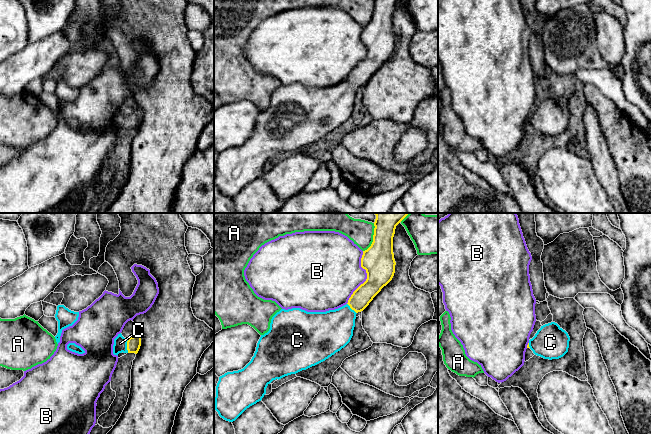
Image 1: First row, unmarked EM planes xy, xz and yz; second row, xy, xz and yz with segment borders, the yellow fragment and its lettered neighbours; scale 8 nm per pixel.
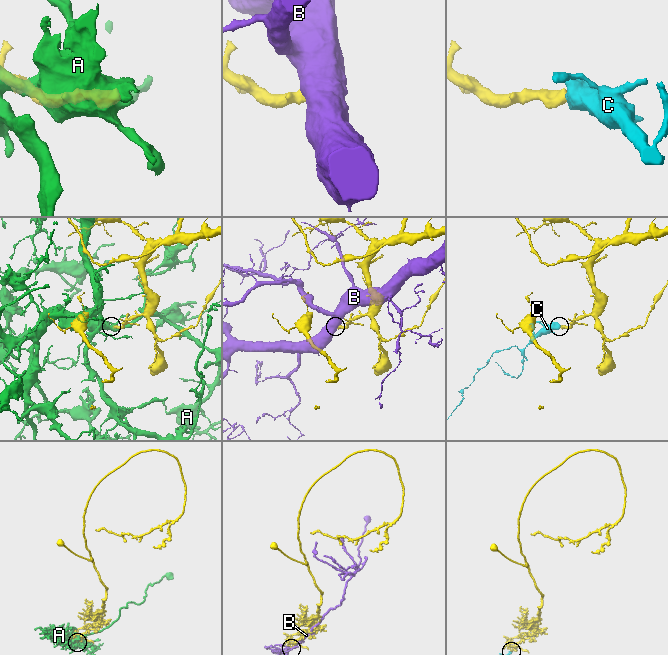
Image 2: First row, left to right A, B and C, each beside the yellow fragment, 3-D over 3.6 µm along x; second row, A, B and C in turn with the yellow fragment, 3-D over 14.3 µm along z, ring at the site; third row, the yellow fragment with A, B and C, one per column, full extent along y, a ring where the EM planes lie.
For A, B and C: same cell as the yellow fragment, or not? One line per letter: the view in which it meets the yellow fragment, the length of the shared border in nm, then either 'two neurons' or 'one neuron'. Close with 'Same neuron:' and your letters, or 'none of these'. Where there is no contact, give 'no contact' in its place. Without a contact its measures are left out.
A: meets yellow in xz; contact 240 nm long; two neurons
B: meets yellow in xz; contact 440 nm long; two neurons
C: meets yellow in xy; contact 110 nm long; one neuron
Same neuron: C

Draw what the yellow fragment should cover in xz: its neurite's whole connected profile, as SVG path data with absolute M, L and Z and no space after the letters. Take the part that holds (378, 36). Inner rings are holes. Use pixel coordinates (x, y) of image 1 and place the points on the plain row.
M374 0L373 18L361 34L367 55L346 81L326 88L281 85L272 93L270 105L261 111L251 137L243 145L219 153L215 186L221 194L235 197L247 184L262 176L273 156L315 142L350 118L356 90L394 52L393 13L397 1Z

